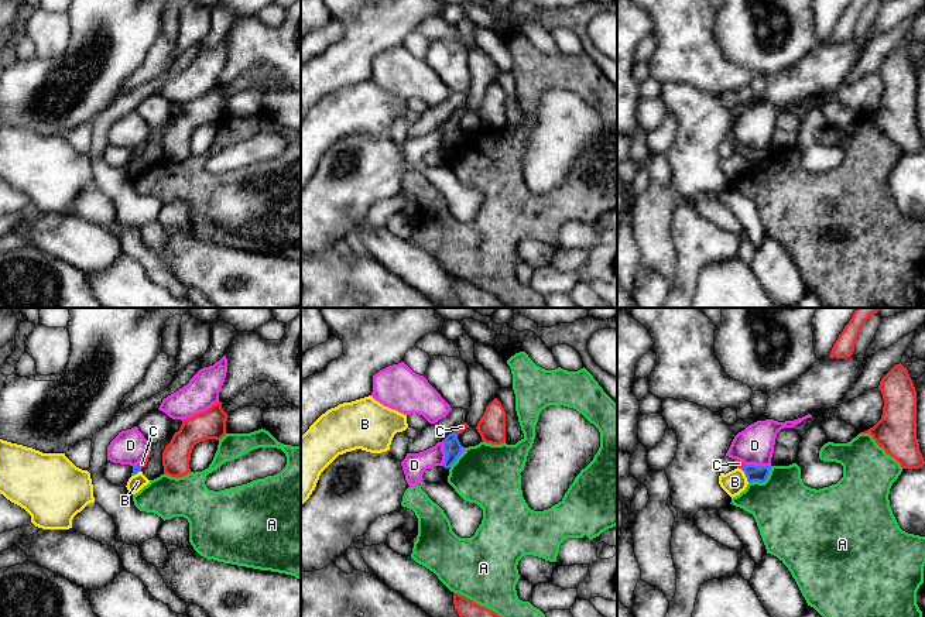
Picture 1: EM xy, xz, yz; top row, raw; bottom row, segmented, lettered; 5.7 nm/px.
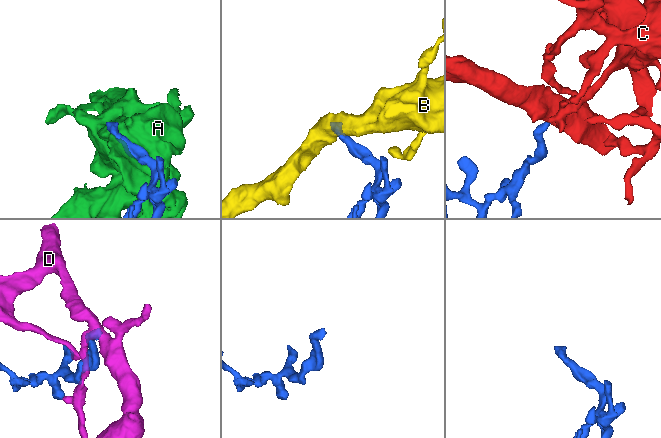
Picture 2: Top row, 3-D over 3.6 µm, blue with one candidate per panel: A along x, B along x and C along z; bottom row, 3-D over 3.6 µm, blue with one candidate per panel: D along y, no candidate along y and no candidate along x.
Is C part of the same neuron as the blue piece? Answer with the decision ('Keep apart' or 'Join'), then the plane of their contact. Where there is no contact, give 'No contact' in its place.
Join. Touches blue in xy

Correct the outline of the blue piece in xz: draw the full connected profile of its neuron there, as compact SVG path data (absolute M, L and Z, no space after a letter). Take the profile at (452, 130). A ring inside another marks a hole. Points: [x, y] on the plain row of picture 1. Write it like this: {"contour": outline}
{"contour": "M466 106L460 107L452 117L443 123L443 134L446 137L443 151L449 152L462 137L462 128L458 119L462 117L469 109Z"}

